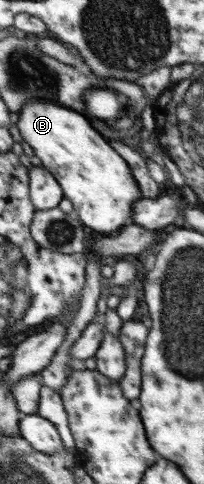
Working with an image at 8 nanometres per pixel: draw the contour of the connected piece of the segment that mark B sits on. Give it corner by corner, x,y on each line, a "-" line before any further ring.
35,94
18,113
17,127
24,141
52,172
63,188
63,197
72,202
74,213
90,232
114,234
133,223
134,203
142,198
140,186
130,165
94,131
84,115
58,102
38,101

